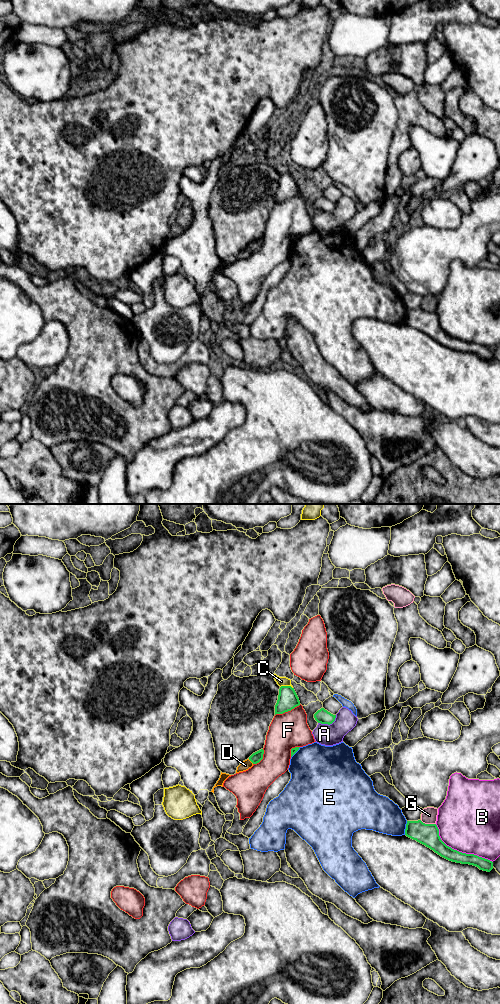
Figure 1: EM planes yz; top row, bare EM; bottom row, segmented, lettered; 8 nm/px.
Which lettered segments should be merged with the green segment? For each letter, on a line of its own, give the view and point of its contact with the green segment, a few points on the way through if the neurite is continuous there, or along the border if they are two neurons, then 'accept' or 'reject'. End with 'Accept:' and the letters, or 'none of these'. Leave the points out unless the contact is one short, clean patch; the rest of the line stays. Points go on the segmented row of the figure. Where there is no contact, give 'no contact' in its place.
A: meets green in yz at (328, 724); border along yz (336, 715), (335, 719), (329, 724), (318, 723); reject
B: meets green in yz at (458, 851); reject
C: meets green in yz at (286, 686); border along yz (280, 686), (290, 686), (292, 688); reject
D: meets green in yz at (251, 761); border along yz (248, 759), (253, 763); reject
E: meets green in yz at (406, 828); reject
F: meets green in yz at (287, 711); reject
G: meets green in yz at (428, 824); reject
Accept: none of these

